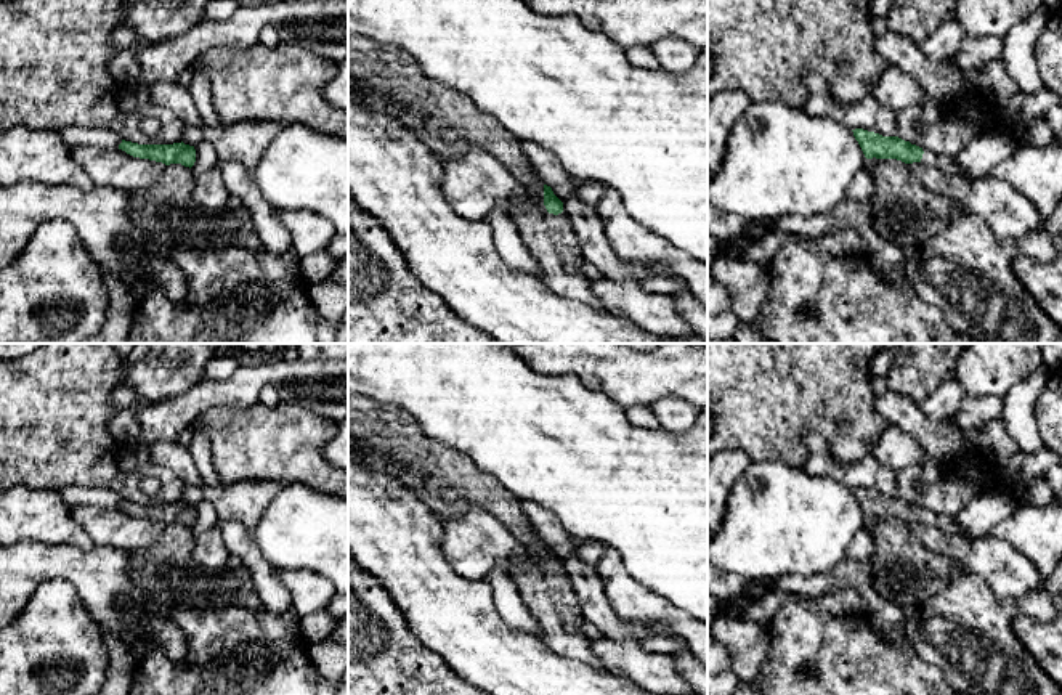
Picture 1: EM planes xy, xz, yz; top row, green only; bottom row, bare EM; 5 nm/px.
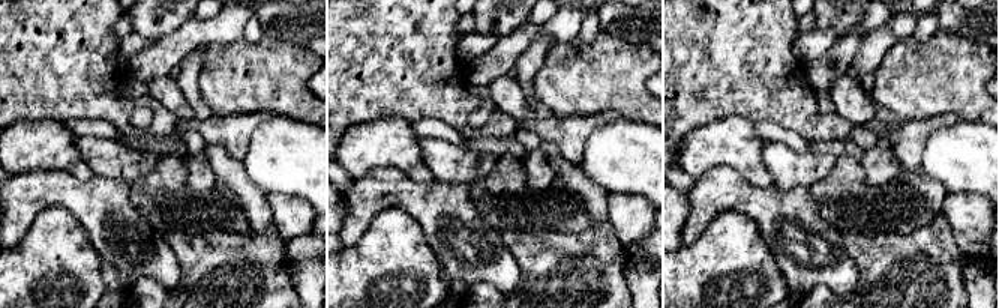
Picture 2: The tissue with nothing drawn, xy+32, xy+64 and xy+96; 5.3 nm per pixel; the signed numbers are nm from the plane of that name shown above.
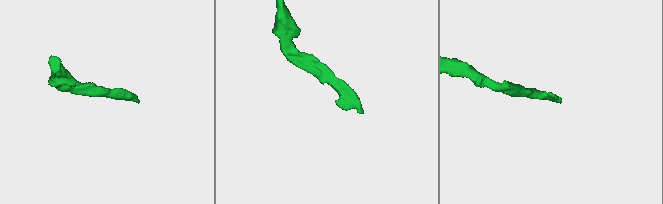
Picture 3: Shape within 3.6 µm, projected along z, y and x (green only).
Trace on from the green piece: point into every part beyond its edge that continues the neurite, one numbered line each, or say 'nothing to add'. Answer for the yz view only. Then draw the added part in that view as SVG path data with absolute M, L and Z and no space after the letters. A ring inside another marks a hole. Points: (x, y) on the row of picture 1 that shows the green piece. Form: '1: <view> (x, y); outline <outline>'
1: yz (944, 162); outline M926 148L922 151L924 151L924 154L922 154L921 164L937 167L937 169L940 169L942 172L946 172L946 173L966 175L956 165L956 162L953 161L953 157L935 154L935 152L932 152L932 151L926 149Z

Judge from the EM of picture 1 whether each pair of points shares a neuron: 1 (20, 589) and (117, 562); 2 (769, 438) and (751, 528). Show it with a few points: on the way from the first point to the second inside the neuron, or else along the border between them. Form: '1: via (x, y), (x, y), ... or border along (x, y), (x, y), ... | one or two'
1: via (42, 565), (93, 565) | one
2: border along (753, 459), (783, 459), (801, 467) | two

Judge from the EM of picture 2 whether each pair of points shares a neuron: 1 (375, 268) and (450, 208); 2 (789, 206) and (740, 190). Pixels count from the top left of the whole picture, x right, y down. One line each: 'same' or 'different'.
1: different
2: same

